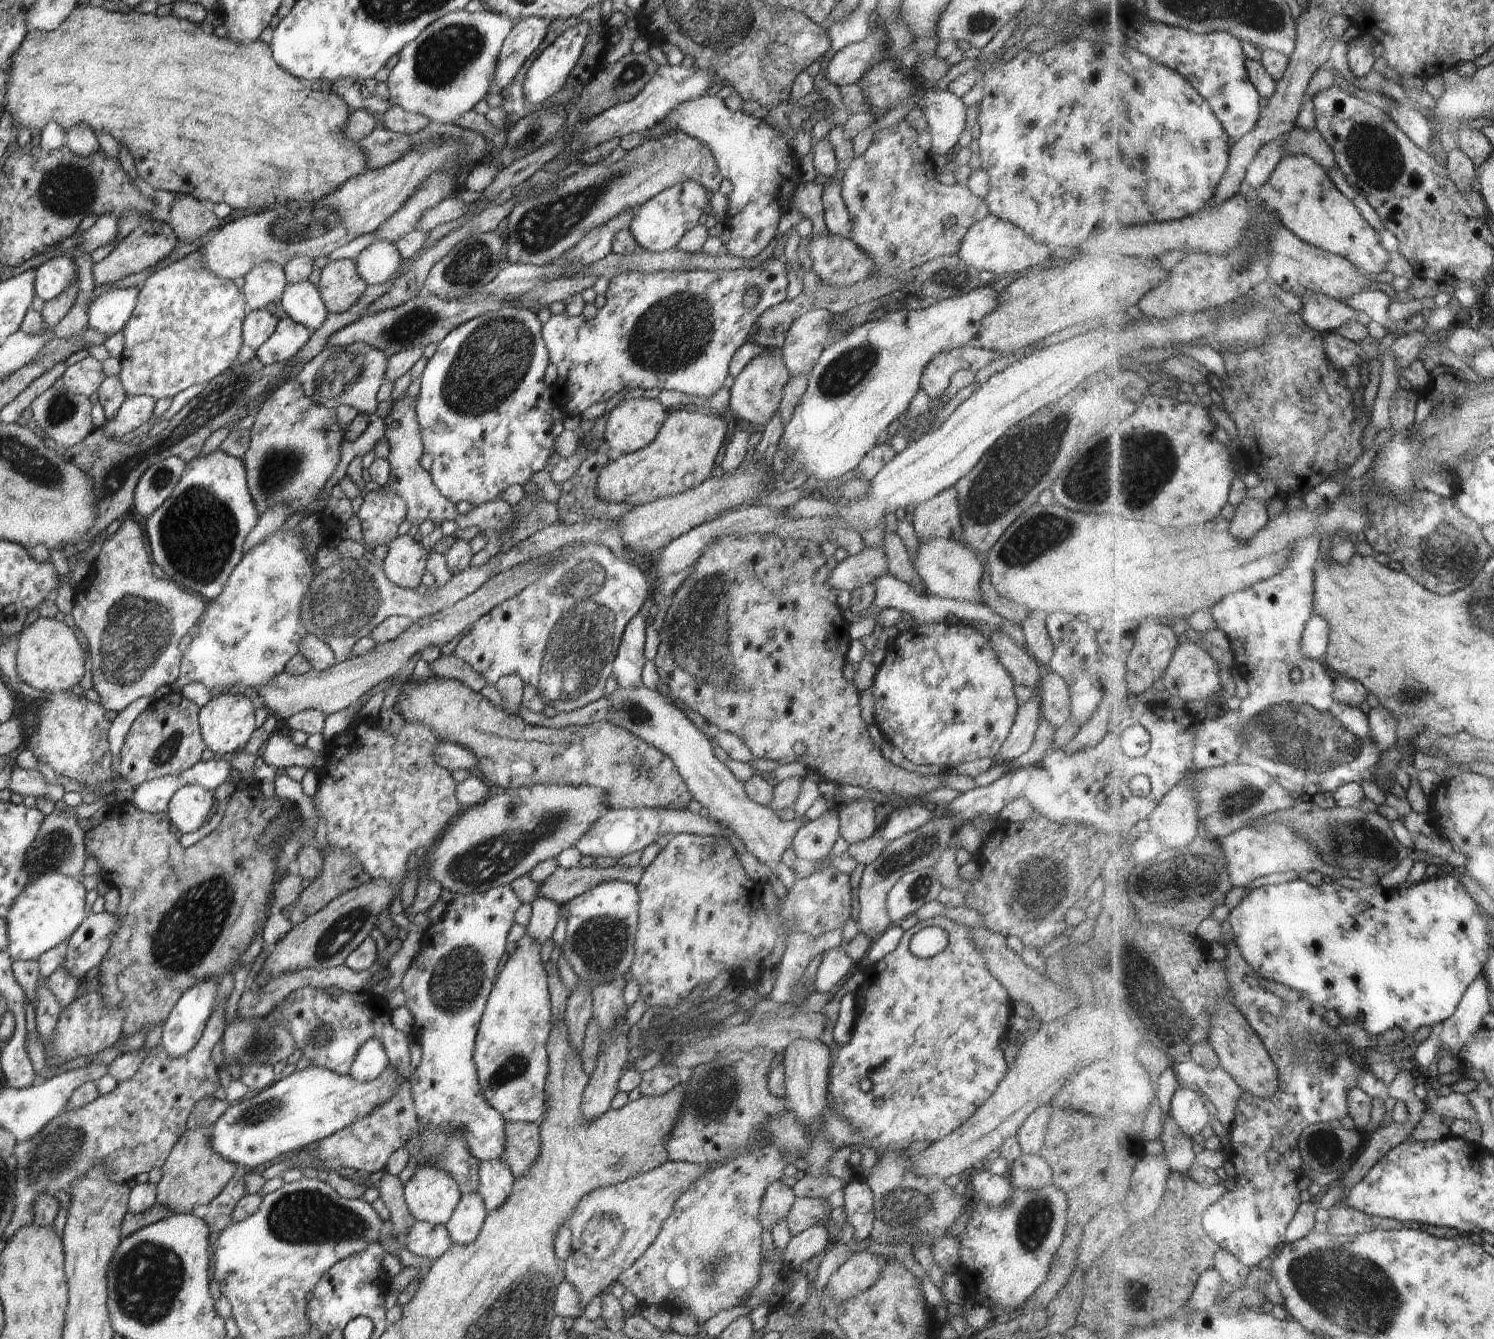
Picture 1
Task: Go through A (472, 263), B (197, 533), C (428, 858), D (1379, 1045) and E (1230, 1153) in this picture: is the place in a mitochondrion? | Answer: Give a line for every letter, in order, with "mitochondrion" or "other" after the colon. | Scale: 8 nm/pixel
A: mitochondrion
B: mitochondrion
C: mitochondrion
D: other
E: other

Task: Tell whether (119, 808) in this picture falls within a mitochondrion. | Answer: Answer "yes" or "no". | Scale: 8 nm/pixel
no

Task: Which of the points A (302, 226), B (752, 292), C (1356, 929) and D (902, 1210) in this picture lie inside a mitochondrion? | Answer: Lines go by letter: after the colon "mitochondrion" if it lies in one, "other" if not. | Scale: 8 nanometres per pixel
A: mitochondrion
B: other
C: other
D: mitochondrion

